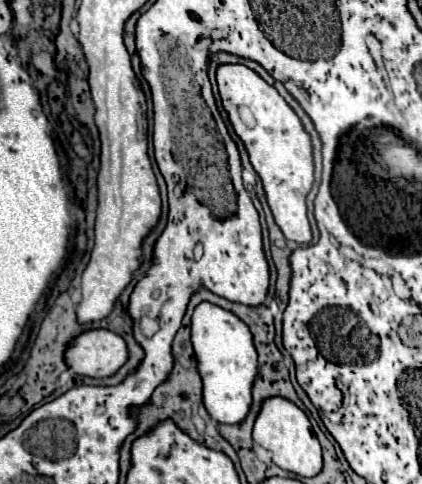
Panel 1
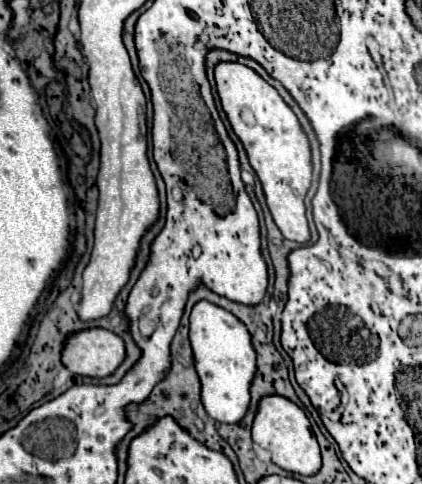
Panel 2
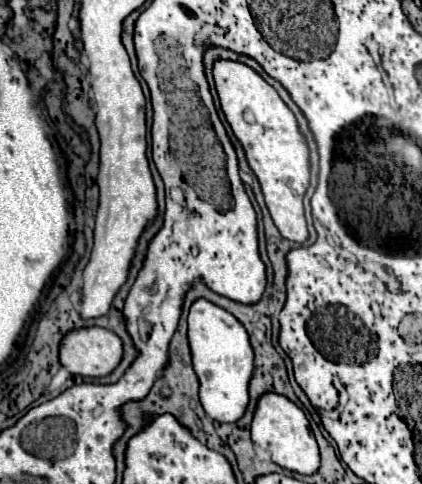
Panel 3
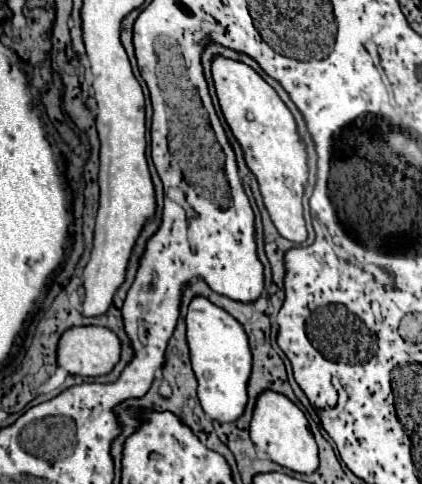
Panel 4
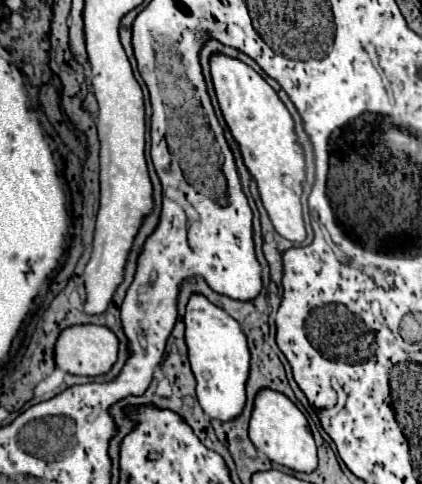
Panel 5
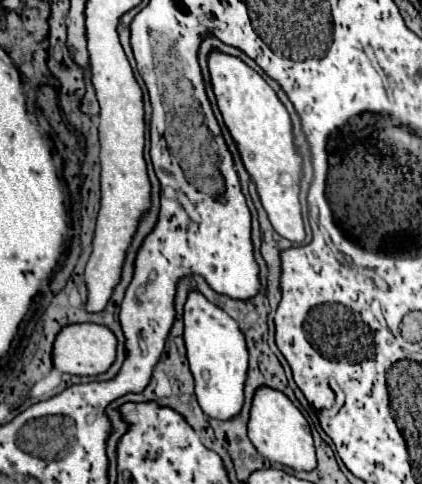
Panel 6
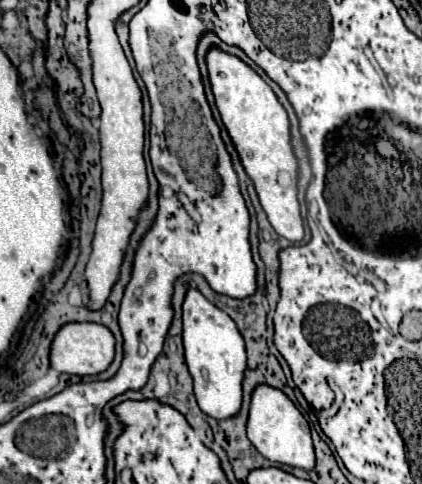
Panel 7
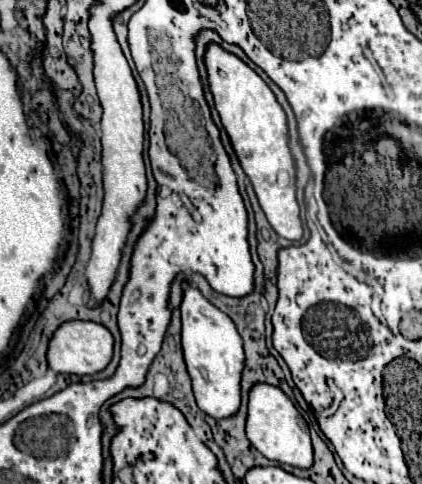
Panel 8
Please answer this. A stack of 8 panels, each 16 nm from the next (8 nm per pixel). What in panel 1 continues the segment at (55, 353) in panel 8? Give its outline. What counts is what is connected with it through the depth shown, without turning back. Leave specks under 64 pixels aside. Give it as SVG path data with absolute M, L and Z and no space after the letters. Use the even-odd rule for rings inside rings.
M104 328L80 332L64 350L64 362L70 372L90 378L112 376L128 358L126 342Z

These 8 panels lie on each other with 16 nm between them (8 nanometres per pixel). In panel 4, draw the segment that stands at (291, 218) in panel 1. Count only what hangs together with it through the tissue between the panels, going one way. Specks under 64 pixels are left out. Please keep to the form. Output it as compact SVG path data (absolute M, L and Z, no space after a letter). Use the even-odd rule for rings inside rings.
M224 56L212 58L212 80L220 110L244 152L246 166L256 176L264 206L276 230L290 242L306 240L302 192L308 178L306 150L296 132L296 122L276 90L250 66Z

